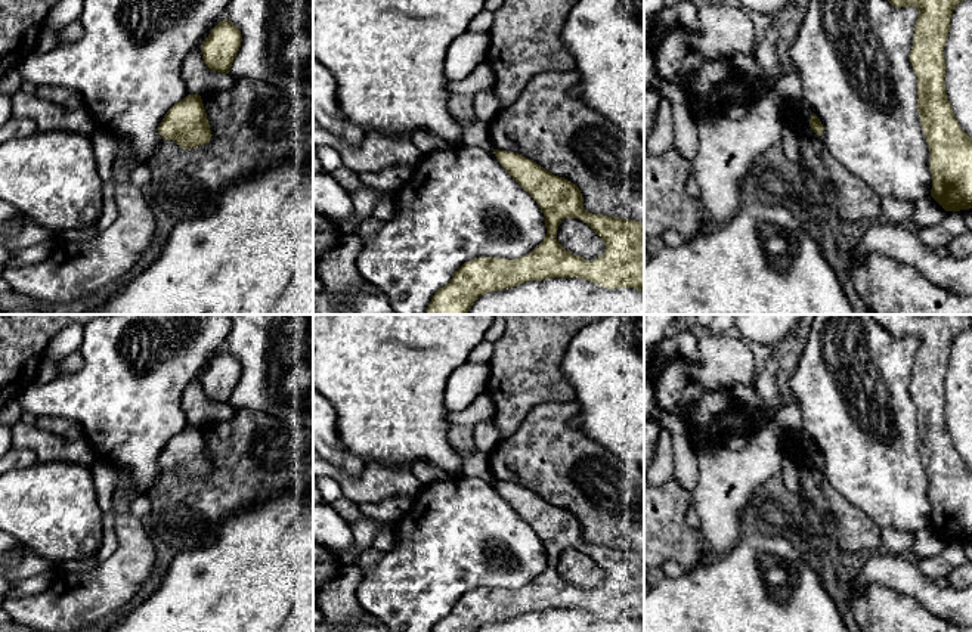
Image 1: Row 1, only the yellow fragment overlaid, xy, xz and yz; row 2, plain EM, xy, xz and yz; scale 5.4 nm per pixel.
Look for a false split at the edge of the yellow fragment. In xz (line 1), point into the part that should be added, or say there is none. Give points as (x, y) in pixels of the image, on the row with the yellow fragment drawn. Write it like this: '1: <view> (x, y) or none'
1: none

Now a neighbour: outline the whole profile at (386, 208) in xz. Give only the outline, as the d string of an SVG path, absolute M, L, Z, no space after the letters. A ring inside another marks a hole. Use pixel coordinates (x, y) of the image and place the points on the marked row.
M386 193L374 207L371 217L386 223L396 217L397 214L397 202L394 193Z

